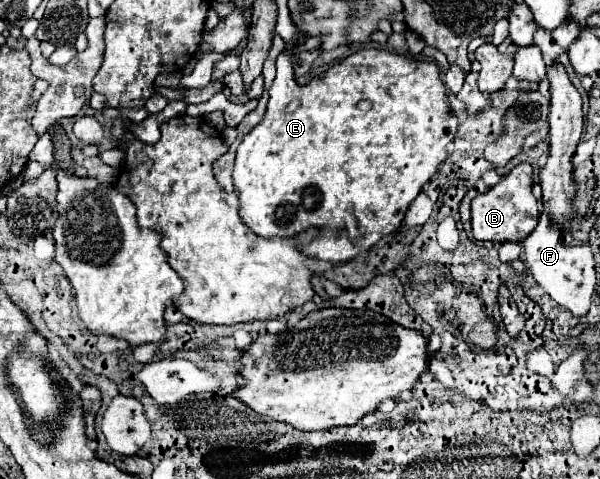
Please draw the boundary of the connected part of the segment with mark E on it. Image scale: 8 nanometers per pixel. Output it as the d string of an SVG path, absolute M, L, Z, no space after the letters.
M362 49L330 67L324 77L299 85L292 71L292 57L292 53L278 55L266 115L236 151L238 213L260 237L294 237L316 227L318 235L308 245L308 257L332 259L332 263L350 261L384 235L398 231L422 185L448 157L446 147L458 131L458 117L452 115L446 85L432 61L412 61L386 49Z

